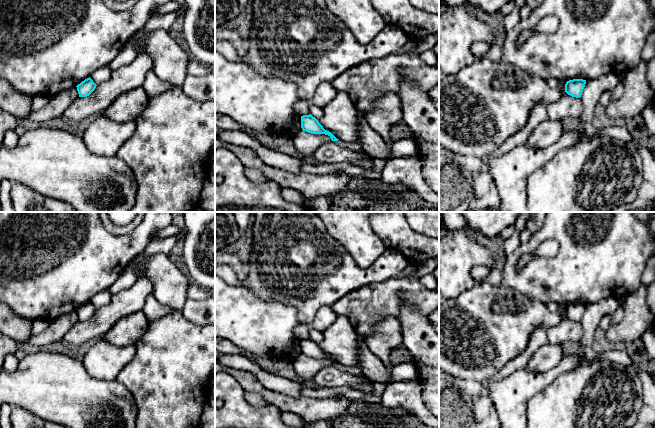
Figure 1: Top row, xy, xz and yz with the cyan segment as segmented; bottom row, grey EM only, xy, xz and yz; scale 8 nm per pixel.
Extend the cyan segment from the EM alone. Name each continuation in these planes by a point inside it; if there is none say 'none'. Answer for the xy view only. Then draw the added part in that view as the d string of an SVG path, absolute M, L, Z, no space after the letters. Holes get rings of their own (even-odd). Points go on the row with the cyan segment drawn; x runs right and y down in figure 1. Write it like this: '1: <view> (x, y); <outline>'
none

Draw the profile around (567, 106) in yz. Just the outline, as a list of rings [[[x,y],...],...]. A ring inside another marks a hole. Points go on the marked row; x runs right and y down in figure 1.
[[[567,93],[561,98],[547,106],[548,118],[562,121],[565,118],[580,118],[584,111],[584,106],[580,98],[572,97]]]

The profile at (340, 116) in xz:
[[[338,91],[321,110],[323,115],[317,120],[325,130],[341,141],[359,143],[360,111],[355,107],[348,93]]]

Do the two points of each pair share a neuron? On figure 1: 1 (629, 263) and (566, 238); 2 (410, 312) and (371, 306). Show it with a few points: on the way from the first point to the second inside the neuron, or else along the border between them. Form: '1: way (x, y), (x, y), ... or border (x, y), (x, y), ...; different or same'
1: way (613, 259), (602, 248), (582, 248); same
2: border (423, 315), (416, 307), (404, 304), (397, 316); different

